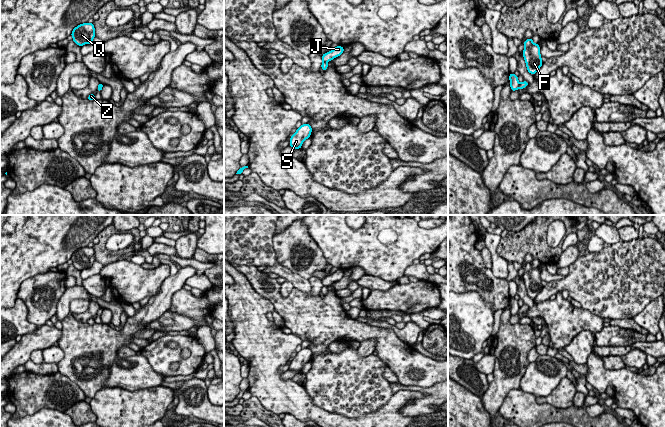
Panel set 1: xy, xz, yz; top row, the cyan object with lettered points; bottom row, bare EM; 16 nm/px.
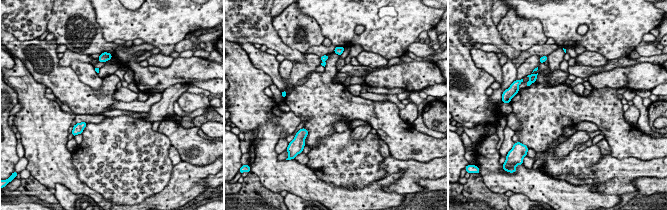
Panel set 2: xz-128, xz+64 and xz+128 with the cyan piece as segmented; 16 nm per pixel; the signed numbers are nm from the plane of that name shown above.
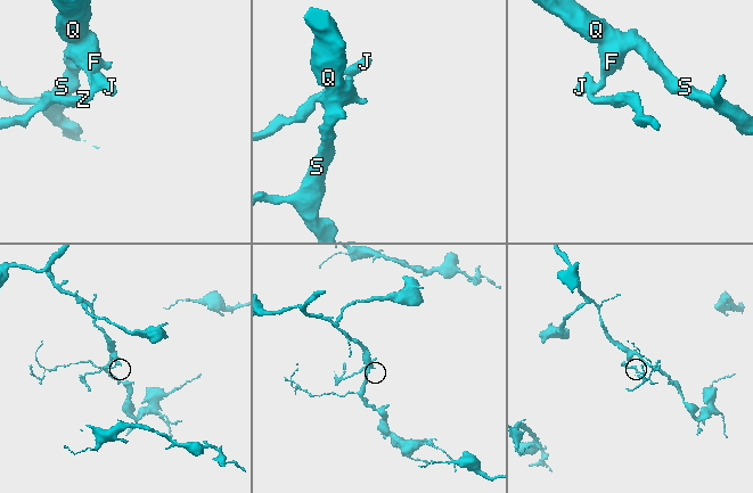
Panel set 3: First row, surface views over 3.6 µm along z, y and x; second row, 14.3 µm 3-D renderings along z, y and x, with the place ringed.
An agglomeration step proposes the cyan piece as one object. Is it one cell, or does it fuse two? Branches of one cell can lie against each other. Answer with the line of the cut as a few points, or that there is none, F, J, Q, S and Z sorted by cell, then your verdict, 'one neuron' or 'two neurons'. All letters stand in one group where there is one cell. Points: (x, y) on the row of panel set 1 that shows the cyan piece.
xz (323, 61), (326, 62) | F Q S / J Z | two neurons

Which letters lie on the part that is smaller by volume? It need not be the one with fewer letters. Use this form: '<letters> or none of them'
J, Z

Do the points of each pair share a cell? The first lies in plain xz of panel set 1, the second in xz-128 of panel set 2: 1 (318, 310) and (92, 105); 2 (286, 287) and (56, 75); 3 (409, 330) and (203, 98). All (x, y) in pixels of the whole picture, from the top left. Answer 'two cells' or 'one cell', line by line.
1: one cell
2: two cells
3: one cell

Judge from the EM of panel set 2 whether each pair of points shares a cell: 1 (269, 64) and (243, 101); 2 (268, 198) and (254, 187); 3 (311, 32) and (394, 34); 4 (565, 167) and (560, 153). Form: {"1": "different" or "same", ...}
{"1": "different", "2": "same", "3": "different", "4": "different"}

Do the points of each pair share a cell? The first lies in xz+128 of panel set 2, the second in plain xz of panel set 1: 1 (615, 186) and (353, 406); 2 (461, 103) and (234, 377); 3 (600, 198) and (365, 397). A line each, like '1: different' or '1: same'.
1: different
2: different
3: different

